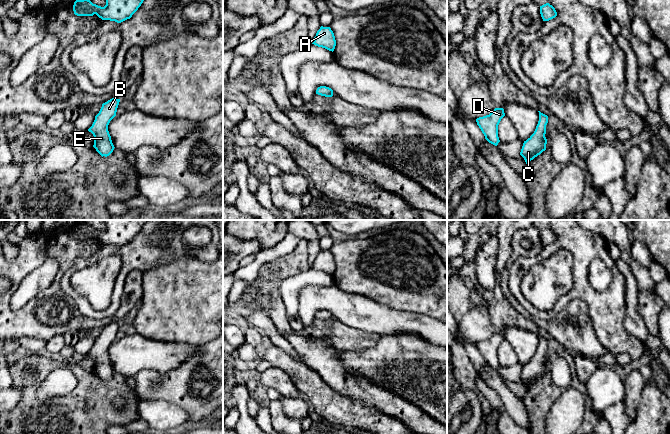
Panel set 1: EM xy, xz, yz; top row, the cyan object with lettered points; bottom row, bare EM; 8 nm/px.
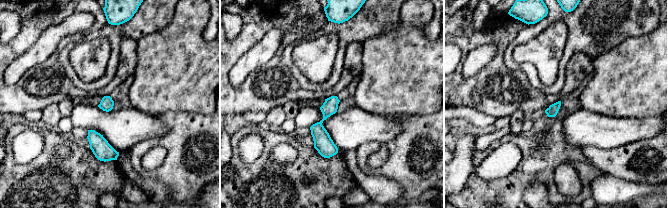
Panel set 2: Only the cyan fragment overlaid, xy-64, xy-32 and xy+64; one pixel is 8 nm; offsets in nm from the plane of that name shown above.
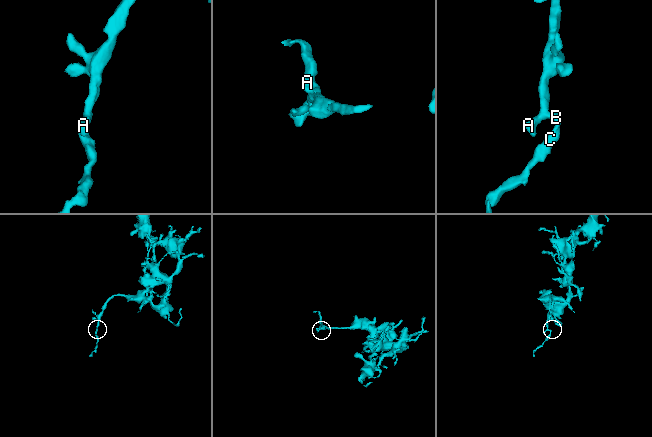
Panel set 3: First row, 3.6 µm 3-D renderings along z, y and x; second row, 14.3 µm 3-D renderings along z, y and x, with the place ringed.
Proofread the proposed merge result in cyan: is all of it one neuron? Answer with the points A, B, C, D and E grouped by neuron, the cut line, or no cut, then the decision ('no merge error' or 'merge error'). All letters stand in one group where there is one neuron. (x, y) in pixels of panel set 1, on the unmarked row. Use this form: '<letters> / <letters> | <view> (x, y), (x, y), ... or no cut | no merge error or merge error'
A B C D E | no cut | no merge error

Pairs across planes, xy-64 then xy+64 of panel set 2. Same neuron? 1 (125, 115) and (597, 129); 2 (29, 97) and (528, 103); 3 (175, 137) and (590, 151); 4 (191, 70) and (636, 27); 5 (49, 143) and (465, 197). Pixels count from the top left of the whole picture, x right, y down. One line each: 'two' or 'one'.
1: one
2: one
3: one
4: two
5: one

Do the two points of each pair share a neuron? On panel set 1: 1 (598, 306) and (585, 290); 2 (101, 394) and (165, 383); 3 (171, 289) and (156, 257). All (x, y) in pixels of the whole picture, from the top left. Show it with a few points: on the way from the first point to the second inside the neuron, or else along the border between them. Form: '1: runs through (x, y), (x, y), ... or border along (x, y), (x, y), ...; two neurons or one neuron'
1: runs through (596, 302), (588, 294); one neuron
2: border along (134, 389), (142, 398); two neurons
3: border along (182, 256), (164, 264), (153, 266), (143, 273); two neurons

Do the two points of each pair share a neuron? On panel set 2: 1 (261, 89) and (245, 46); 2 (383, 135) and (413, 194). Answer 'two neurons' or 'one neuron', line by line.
1: one neuron
2: two neurons

